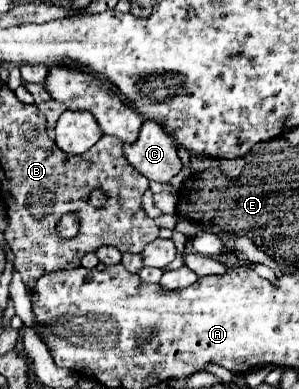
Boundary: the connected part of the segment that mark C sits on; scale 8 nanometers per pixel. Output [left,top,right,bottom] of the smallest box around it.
[124,121,182,183]

